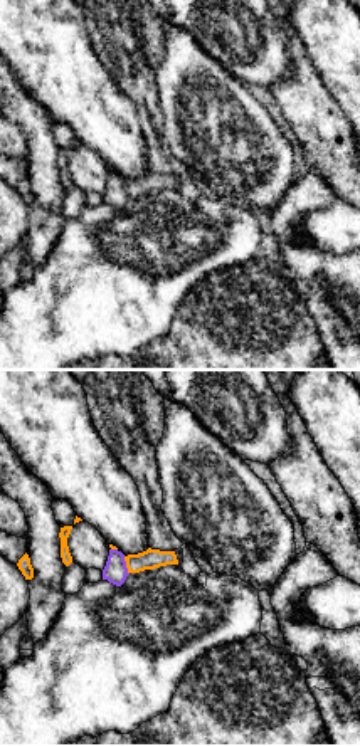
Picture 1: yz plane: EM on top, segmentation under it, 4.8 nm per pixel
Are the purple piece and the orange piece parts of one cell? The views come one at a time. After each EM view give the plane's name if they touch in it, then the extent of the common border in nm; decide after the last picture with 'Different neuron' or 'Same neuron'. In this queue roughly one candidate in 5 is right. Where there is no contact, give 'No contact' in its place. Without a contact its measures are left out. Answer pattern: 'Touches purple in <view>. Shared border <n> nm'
Touches purple in yz. Shared border 90 nm

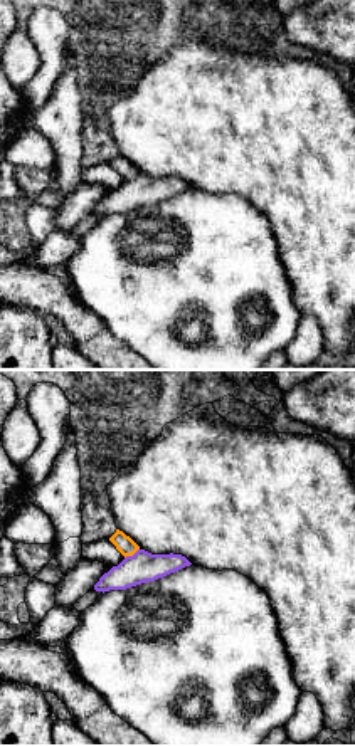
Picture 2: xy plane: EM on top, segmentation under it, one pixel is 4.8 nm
Touches purple in xy. Shared border 90 nm

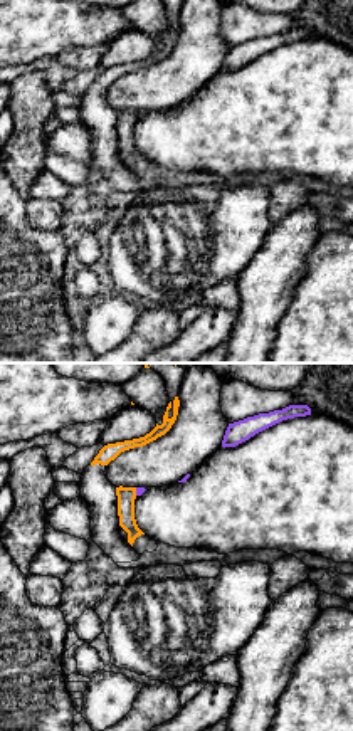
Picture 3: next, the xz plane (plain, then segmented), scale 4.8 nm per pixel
Touches purple in xz. Shared border 40 nm

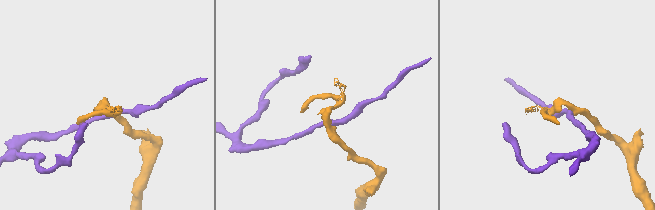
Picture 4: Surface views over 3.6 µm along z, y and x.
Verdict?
Different neuron

